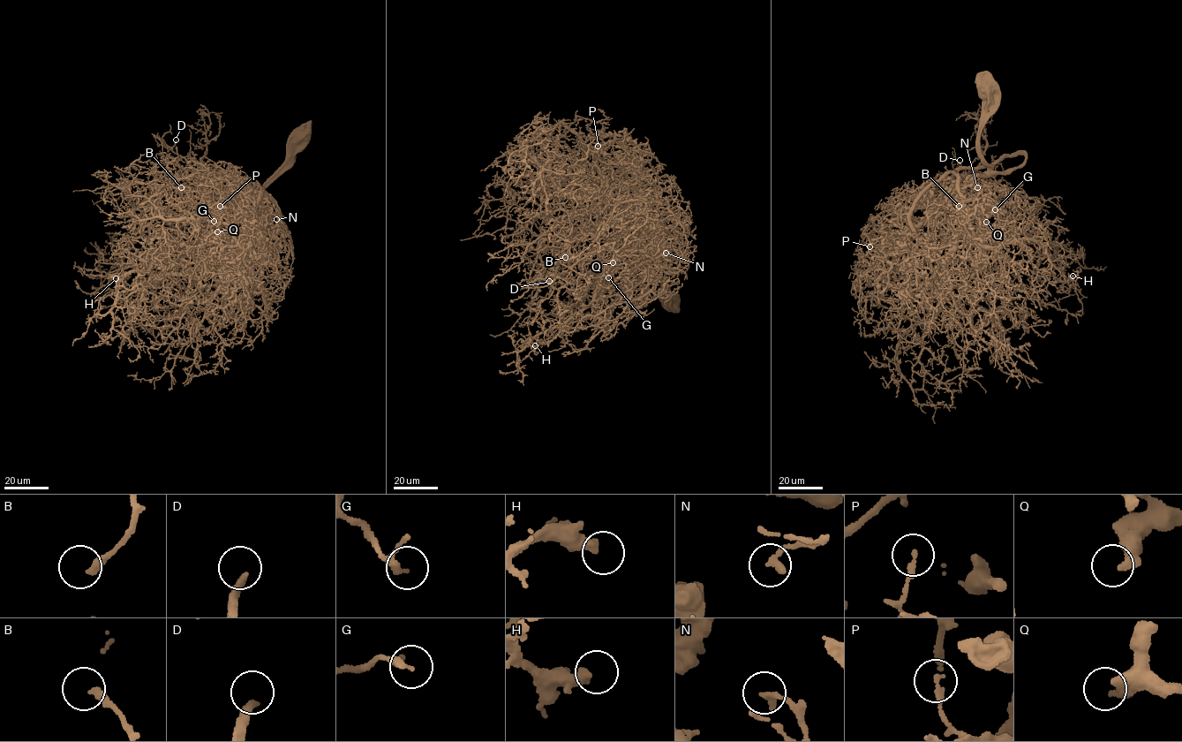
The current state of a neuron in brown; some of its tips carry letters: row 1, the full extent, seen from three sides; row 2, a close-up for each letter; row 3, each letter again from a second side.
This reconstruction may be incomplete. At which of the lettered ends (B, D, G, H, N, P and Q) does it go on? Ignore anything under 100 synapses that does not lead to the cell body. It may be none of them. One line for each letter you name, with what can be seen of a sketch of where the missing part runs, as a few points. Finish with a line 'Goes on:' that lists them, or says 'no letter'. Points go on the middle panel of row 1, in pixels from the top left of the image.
D: missing branch runs (549, 281), (552, 297), (539, 301)
Goes on: D

